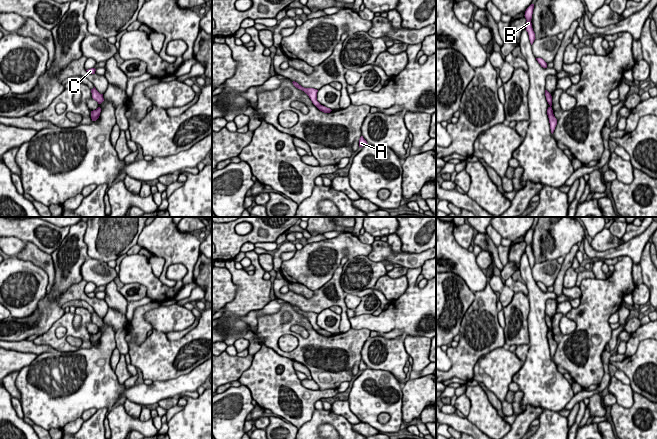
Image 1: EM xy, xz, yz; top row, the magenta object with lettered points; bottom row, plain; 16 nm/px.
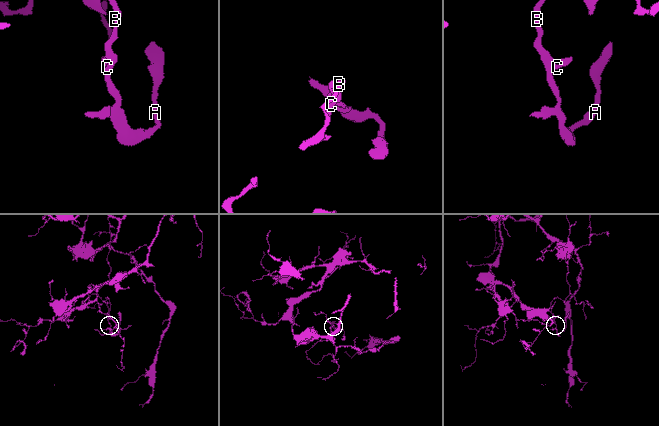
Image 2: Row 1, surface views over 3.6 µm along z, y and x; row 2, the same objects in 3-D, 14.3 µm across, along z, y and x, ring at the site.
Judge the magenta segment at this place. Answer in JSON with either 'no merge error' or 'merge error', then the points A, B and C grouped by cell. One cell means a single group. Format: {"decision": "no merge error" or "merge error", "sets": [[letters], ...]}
{"decision": "merge error", "sets": [["A"], ["B", "C"]]}

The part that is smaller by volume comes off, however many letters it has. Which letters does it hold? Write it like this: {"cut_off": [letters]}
{"cut_off": ["A"]}

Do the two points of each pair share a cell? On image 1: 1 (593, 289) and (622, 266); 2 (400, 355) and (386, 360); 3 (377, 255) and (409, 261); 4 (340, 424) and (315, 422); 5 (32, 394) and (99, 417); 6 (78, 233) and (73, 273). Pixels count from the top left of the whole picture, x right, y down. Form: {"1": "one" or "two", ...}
{"1": "one", "2": "one", "3": "one", "4": "one", "5": "two", "6": "one"}

